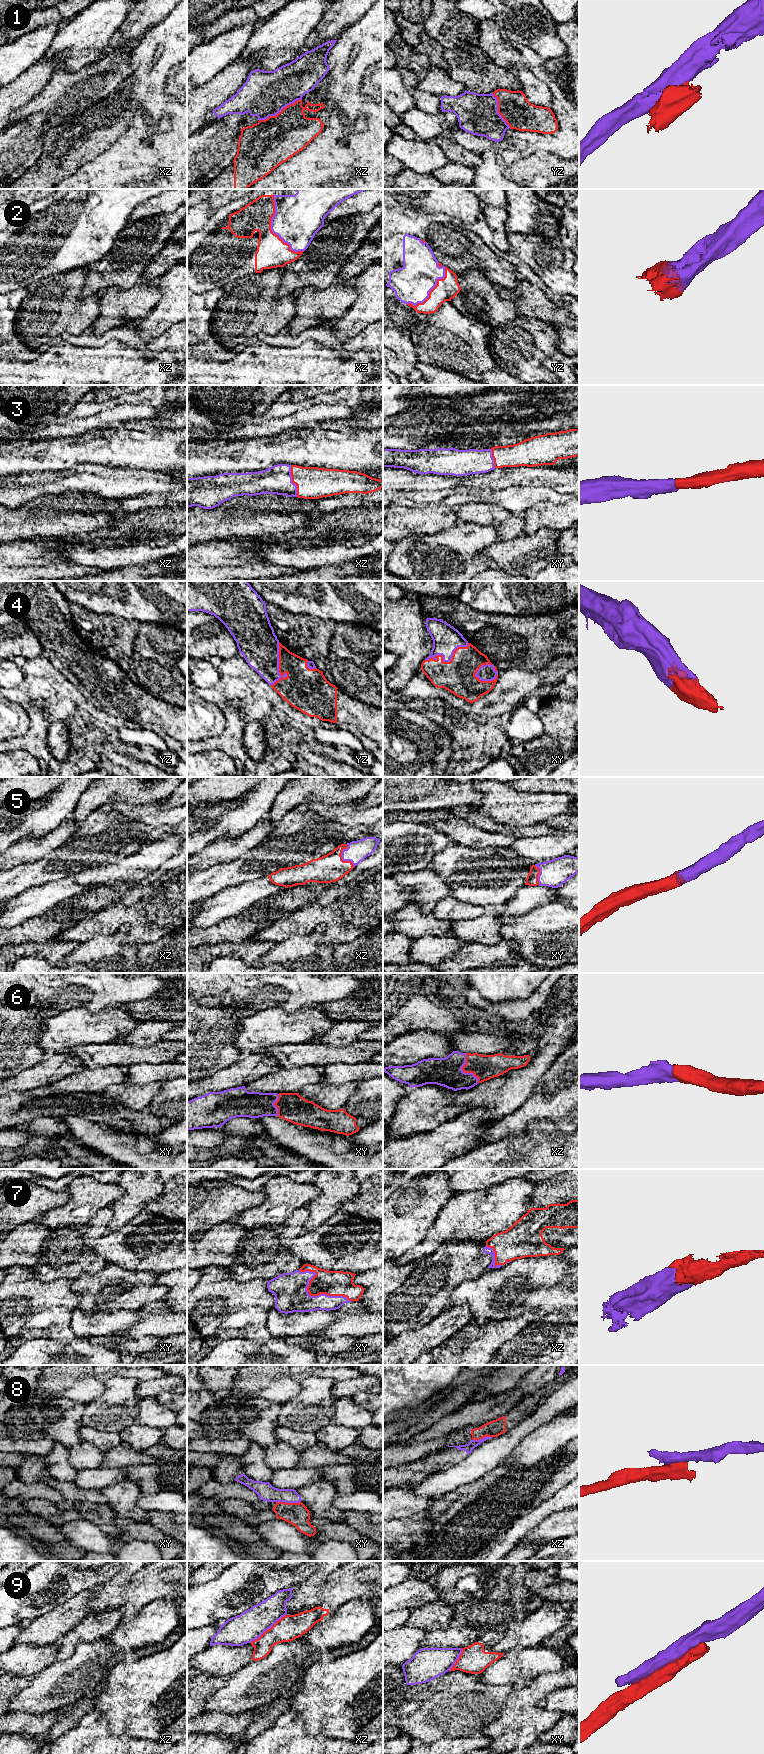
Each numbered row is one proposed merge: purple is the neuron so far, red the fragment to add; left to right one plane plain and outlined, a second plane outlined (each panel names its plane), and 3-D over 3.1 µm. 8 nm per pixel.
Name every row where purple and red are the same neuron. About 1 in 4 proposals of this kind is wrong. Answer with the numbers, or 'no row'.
2, 3, 4, 5, 6, 7

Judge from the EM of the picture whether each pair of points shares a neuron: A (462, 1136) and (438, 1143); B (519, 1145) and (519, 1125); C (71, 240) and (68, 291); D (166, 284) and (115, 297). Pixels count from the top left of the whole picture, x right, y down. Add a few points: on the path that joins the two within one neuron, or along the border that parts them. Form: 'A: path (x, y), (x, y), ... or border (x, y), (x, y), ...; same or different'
A: path (456, 1137), (444, 1143); same
B: border (539, 1121), (533, 1121), (522, 1133), (497, 1142); different
C: border (86, 266), (71, 268), (59, 273), (54, 278); different
D: border (157, 280), (160, 300), (152, 309); different

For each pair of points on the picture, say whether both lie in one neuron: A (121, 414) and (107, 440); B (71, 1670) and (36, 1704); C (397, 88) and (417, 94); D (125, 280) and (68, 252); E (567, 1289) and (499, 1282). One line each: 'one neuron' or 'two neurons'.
A: two neurons
B: one neuron
C: two neurons
D: two neurons
E: two neurons

